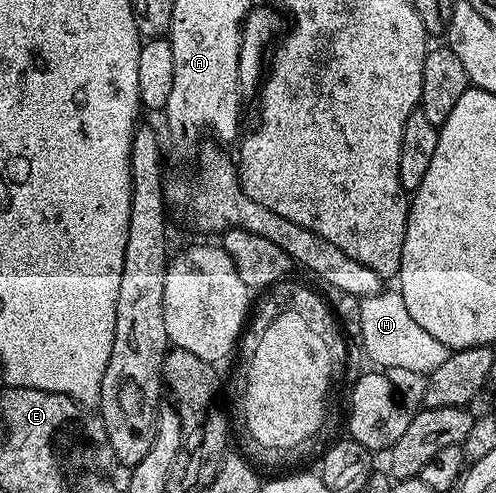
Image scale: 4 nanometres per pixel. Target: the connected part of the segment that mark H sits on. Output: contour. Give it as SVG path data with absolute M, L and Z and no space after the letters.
M382 290L373 296L365 296L360 304L360 340L373 360L373 365L387 370L398 366L401 370L414 370L415 372L430 373L438 370L442 362L450 354L450 349L442 346L438 338L433 338L414 322L410 310L406 310L406 302L399 290Z

